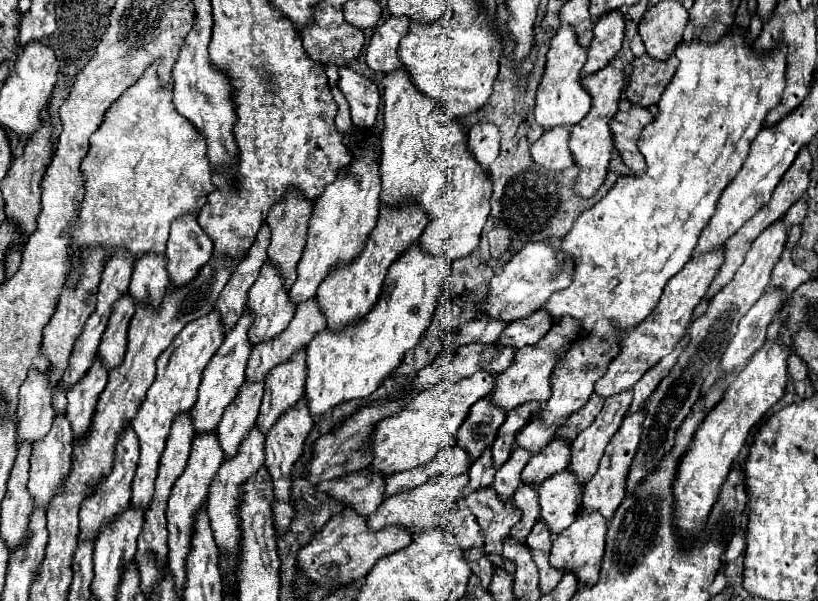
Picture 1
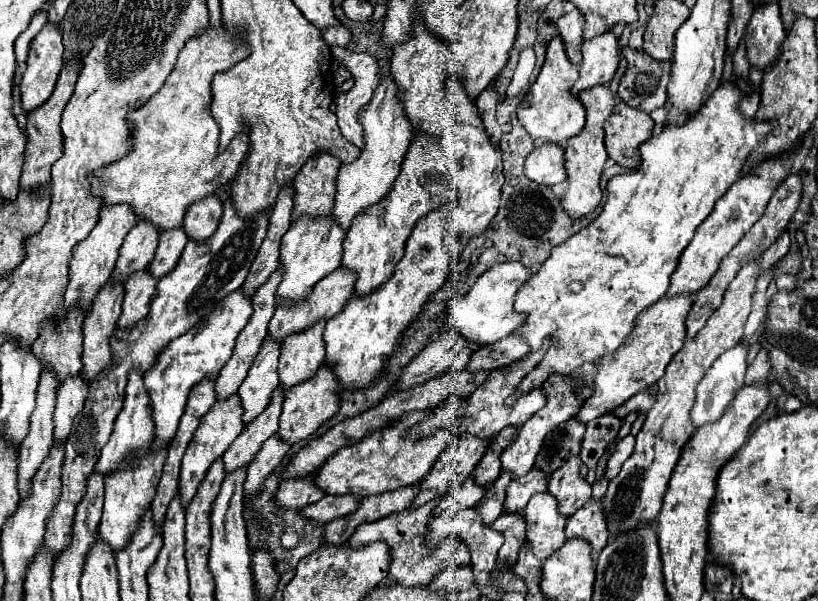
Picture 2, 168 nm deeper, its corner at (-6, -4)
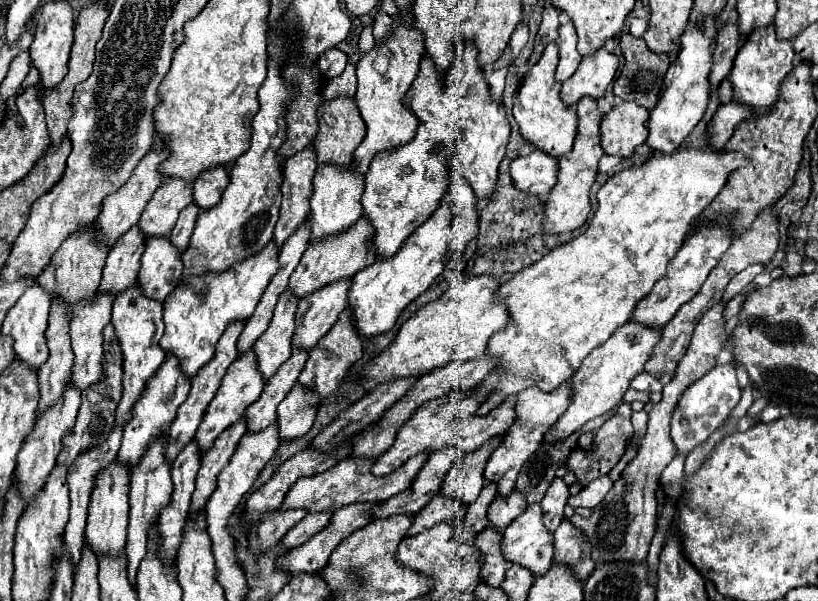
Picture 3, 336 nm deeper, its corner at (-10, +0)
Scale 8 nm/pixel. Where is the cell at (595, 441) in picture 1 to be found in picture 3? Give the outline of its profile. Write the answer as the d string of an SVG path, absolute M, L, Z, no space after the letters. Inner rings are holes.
M561 478L553 480L545 498L539 504L543 510L543 524L545 528L549 528L549 532L555 532L557 526L561 524L567 498L569 498L569 486Z

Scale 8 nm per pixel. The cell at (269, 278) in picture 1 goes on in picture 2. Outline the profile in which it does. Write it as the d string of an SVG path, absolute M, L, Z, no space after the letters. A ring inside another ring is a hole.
M307 216L293 222L289 232L281 240L281 250L279 250L279 268L283 270L283 280L277 288L275 294L275 304L285 306L285 304L297 304L305 298L311 296L313 286L331 274L333 270L339 268L341 262L341 252L343 252L343 238L345 232L337 228L331 216L323 220L309 220Z

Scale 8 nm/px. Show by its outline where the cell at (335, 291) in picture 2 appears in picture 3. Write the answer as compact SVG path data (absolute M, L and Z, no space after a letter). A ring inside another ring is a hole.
M361 216L361 220L353 224L349 232L345 232L345 236L333 236L333 240L321 240L321 244L309 244L289 280L289 288L293 290L293 294L297 298L303 298L325 284L331 284L339 278L351 278L365 266L373 264L375 256L373 256L373 244L369 244L369 236L373 236L373 228L369 228L369 220Z

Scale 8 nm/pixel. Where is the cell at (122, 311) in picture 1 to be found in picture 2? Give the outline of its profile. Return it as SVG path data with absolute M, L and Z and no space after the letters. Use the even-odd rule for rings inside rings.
M149 270L135 272L125 282L125 298L123 298L123 314L119 318L119 328L131 328L137 320L143 320L149 312L149 298L155 296L157 280L149 274Z

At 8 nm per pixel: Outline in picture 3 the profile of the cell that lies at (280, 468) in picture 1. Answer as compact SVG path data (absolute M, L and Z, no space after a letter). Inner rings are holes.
M345 308L339 314L339 320L335 322L335 326L317 342L315 348L311 348L309 352L309 360L305 362L305 368L299 376L299 382L307 388L307 390L315 390L319 392L321 398L331 396L333 390L339 388L341 380L345 378L347 370L361 358L361 336L357 334L357 330L353 328L353 322L349 320L349 308Z

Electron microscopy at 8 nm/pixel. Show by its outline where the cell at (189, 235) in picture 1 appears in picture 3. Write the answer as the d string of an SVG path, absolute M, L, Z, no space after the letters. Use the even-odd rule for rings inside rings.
M225 166L211 168L209 172L203 172L193 182L193 198L195 198L195 204L199 208L203 208L203 210L213 208L221 200L227 184L229 184L229 174L227 174Z

